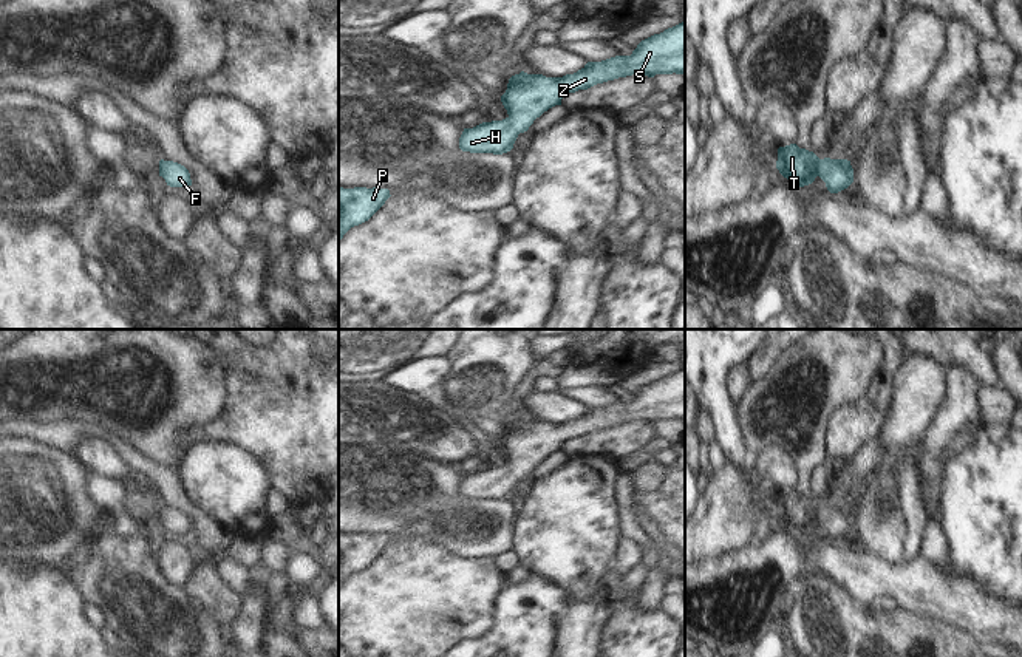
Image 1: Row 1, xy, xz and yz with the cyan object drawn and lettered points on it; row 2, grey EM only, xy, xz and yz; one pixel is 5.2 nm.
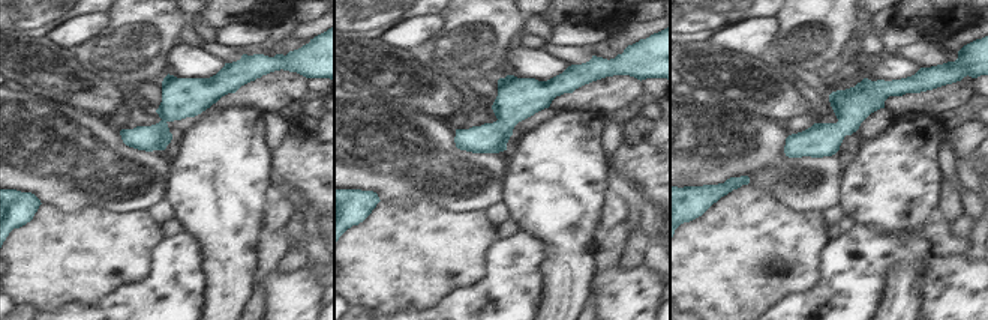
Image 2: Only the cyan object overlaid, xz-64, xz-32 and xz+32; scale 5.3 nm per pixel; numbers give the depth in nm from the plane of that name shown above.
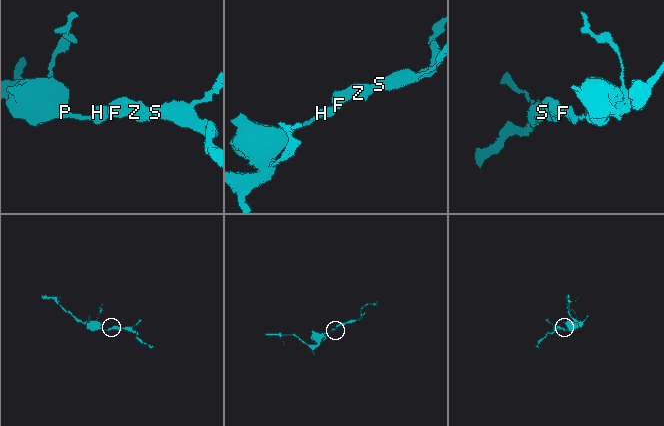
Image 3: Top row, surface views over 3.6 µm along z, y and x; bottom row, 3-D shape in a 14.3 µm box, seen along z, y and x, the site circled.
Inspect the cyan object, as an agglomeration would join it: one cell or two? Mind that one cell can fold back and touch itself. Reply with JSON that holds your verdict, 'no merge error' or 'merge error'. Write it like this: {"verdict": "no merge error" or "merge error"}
{"verdict": "no merge error"}

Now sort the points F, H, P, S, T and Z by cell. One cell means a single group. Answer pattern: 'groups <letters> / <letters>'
groups F H P S T Z

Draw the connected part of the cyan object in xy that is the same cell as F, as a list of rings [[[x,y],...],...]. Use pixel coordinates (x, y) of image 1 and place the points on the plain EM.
[[[159,507],[159,523],[162,523],[170,533],[187,533],[192,532],[189,516],[173,507]]]

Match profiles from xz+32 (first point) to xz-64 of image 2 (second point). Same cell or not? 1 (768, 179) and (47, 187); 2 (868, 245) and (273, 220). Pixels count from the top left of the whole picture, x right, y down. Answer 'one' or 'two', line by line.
1: one
2: two

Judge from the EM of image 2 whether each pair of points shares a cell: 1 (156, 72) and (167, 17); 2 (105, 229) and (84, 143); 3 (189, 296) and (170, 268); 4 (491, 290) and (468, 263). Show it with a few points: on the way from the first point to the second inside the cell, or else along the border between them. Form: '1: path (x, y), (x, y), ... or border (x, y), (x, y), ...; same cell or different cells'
1: path (156, 59), (156, 30); same cell
2: border (135, 209), (113, 212), (89, 205), (66, 212); different cells
3: path (182, 289), (176, 283), (176, 275); same cell
4: border (492, 245), (485, 274), (447, 292); different cells

